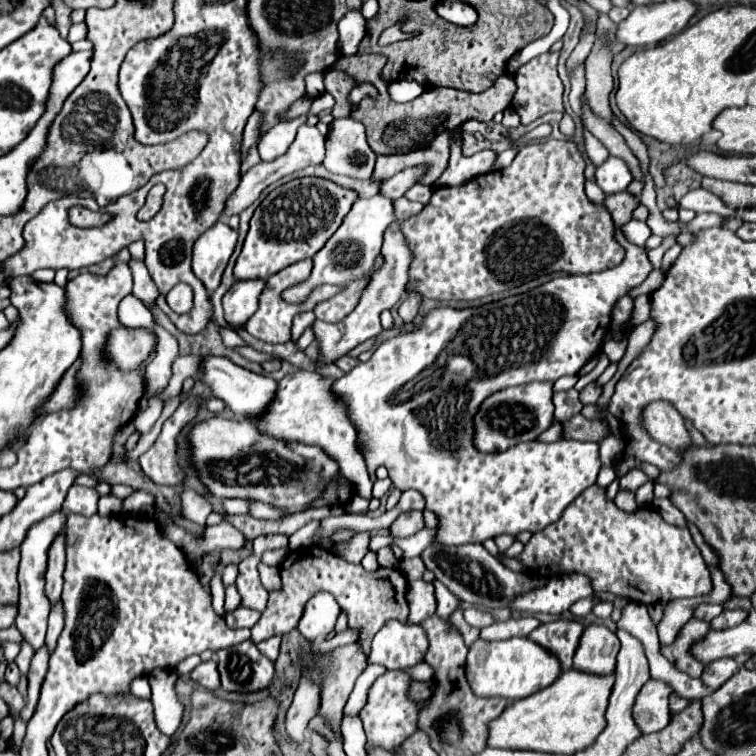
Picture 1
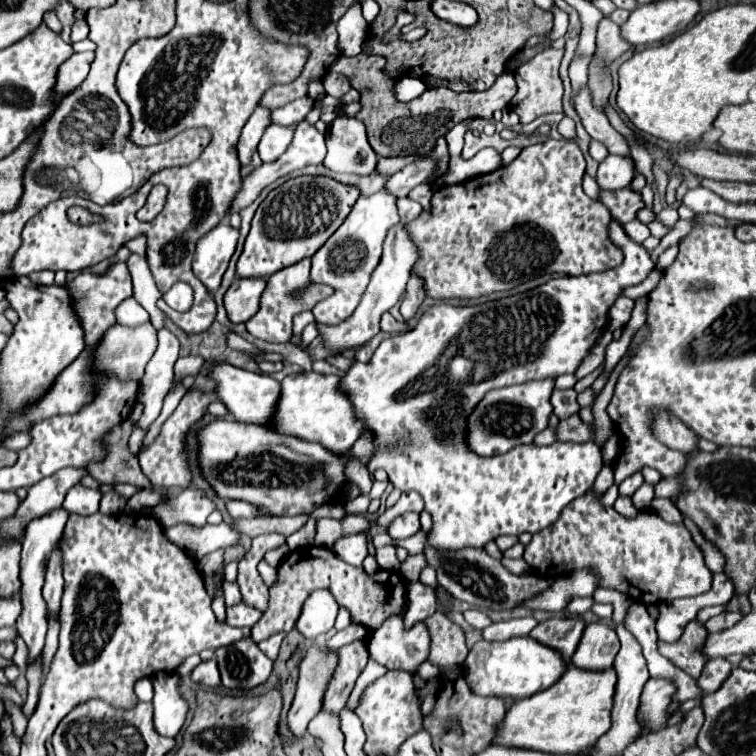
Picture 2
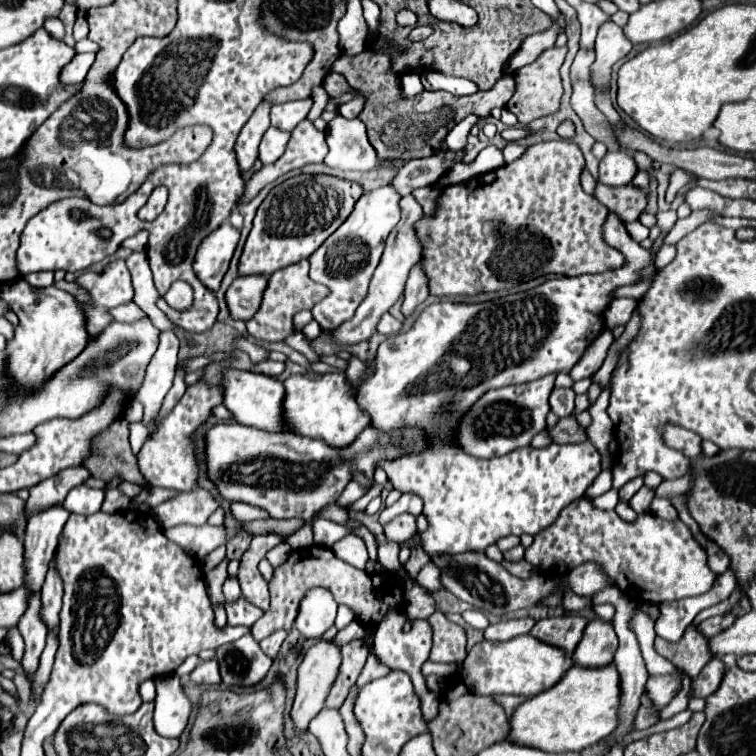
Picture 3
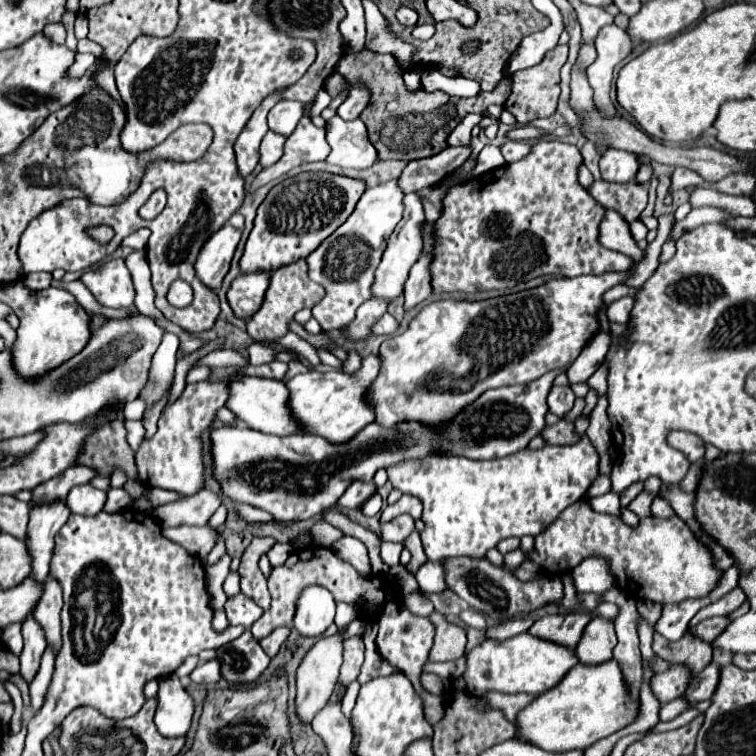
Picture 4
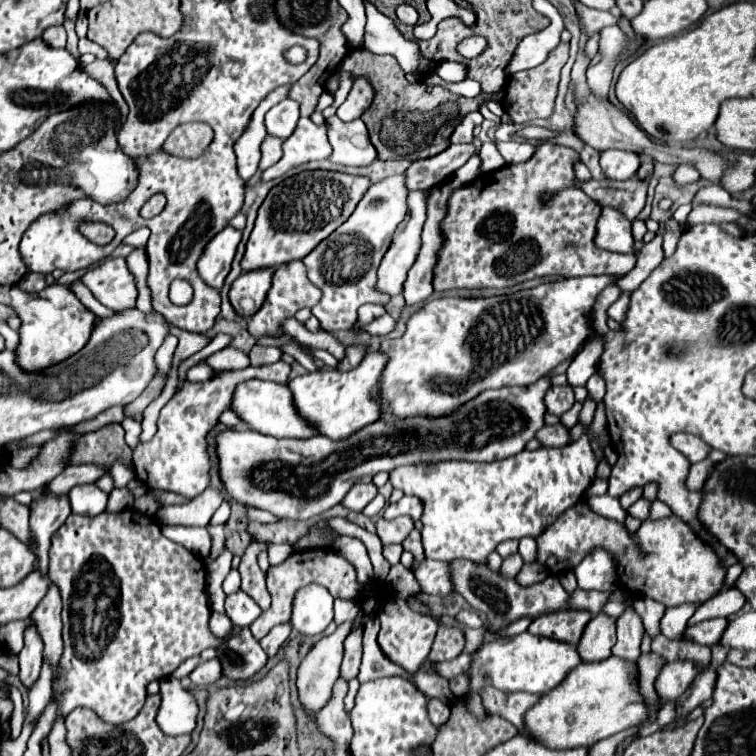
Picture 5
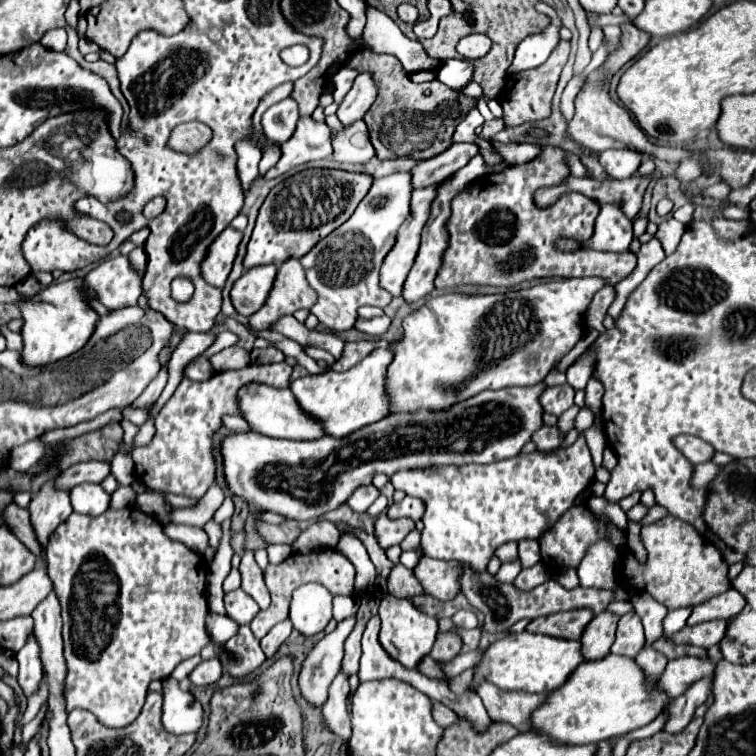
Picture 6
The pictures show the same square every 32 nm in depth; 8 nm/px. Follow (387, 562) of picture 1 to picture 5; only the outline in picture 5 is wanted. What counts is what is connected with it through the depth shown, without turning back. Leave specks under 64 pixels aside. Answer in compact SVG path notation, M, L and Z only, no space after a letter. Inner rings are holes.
M391 544L383 546L383 555L391 565L395 565L400 562L402 552L403 547L401 544Z

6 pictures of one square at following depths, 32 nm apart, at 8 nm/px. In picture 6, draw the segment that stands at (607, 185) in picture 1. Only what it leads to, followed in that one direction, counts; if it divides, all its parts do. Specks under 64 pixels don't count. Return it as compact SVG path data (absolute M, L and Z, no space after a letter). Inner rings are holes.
M604 150L600 152L600 164L610 178L630 178L640 166L640 154L632 150Z

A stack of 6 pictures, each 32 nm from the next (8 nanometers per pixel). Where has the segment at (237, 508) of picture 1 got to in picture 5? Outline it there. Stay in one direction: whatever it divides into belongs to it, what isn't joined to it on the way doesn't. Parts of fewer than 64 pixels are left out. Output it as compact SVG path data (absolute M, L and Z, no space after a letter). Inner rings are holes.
M246 506L246 516L248 516L248 520L254 520L254 522L276 522L276 516L272 516L270 512L256 510L250 506Z

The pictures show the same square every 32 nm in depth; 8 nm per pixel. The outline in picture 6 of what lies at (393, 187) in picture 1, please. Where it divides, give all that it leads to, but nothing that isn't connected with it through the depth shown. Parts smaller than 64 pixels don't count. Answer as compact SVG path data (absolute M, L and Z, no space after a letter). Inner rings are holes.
M452 144L440 156L434 156L430 160L420 160L410 170L412 188L426 188L426 186L442 184L456 170L466 166L468 160L476 156L476 152L478 152L476 144Z

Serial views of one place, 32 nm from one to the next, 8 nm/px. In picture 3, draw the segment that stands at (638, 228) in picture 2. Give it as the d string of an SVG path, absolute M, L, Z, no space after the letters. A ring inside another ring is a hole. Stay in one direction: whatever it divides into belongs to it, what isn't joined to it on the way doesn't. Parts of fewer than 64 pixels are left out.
M630 222L630 224L626 224L626 230L628 230L628 234L630 234L636 242L642 242L642 240L648 238L648 234L650 234L650 230L648 230L642 222Z

